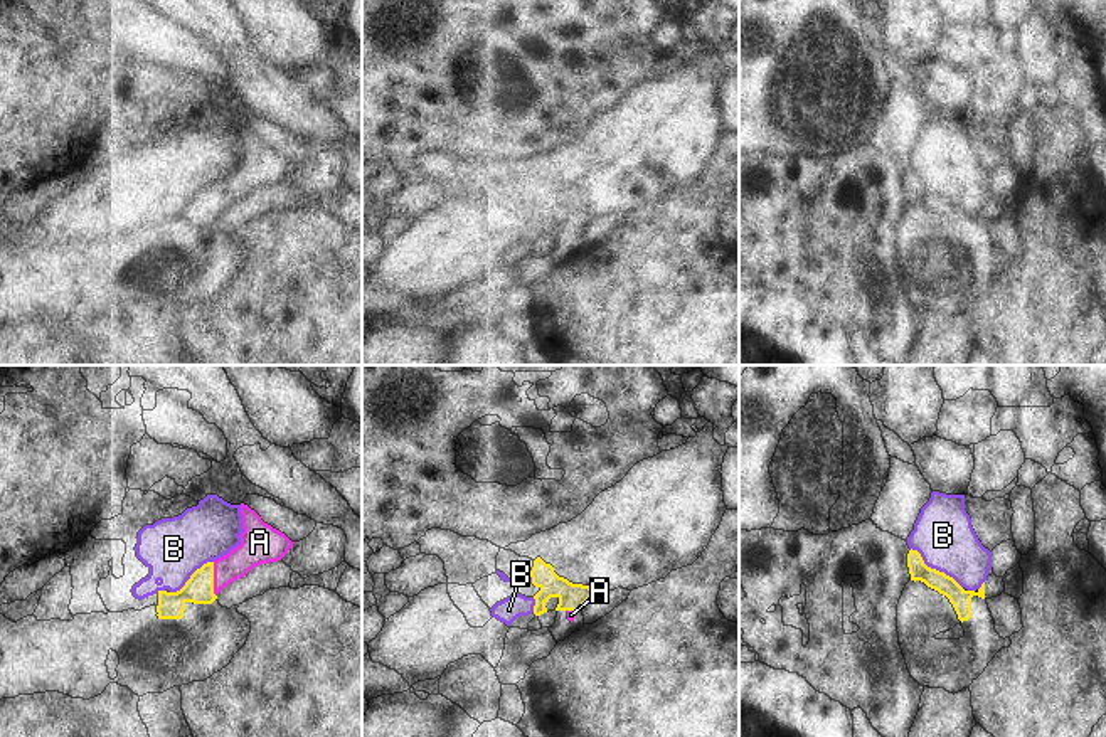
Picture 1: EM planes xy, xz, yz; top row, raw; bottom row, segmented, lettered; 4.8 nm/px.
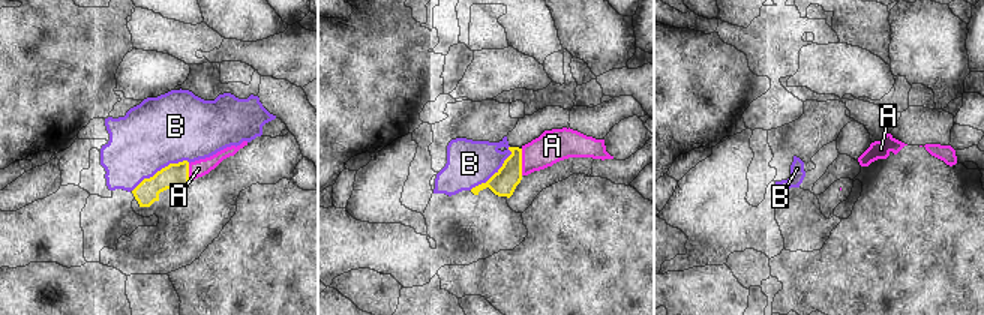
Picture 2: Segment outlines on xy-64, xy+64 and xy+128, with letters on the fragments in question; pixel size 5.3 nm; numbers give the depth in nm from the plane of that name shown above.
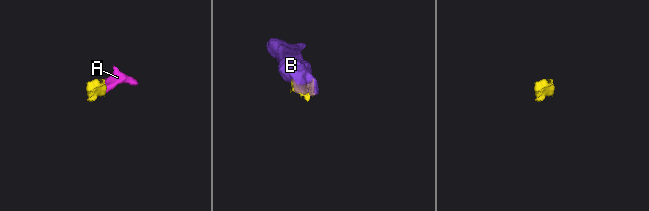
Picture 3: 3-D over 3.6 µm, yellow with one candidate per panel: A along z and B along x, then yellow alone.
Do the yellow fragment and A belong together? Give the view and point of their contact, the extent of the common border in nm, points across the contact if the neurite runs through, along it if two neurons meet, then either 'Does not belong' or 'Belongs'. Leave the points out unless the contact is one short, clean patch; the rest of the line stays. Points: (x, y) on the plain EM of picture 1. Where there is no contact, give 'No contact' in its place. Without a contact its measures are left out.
Touches yellow at xy (212, 202). Shared border 170 nm. Path across: xy (199, 212), (212, 202), (255, 172). Belongs.

